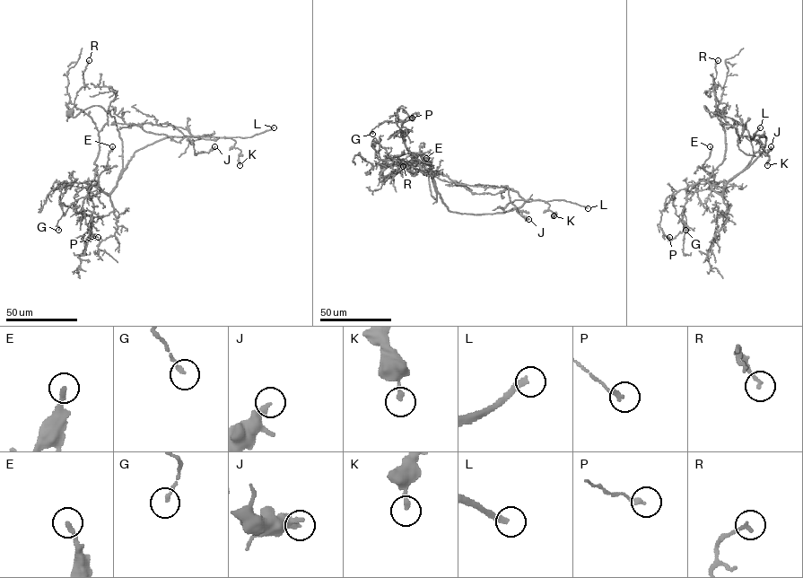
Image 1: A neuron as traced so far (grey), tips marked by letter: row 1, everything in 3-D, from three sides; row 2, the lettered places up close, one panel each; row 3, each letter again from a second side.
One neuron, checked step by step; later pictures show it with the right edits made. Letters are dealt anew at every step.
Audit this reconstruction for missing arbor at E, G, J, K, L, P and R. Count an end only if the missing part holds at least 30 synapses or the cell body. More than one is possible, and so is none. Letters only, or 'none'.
L

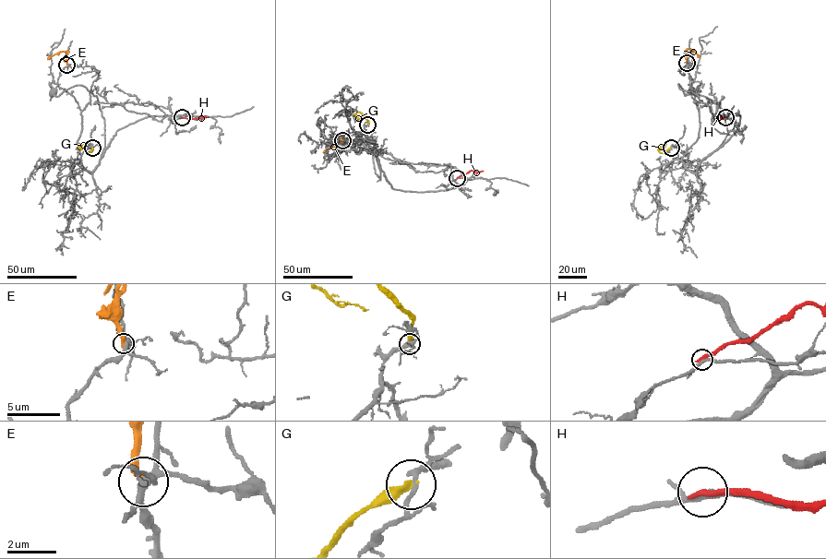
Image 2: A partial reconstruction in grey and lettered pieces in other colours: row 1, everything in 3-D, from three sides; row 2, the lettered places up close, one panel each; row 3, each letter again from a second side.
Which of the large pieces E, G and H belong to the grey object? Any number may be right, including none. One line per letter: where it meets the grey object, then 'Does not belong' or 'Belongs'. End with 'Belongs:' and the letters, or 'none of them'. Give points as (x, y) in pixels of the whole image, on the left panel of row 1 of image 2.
E: Touches grey at (66, 65). Does not belong
G: Touches grey at (92, 148). Does not belong
H: Touches grey at (182, 117). Does not belong
Belongs: none of them

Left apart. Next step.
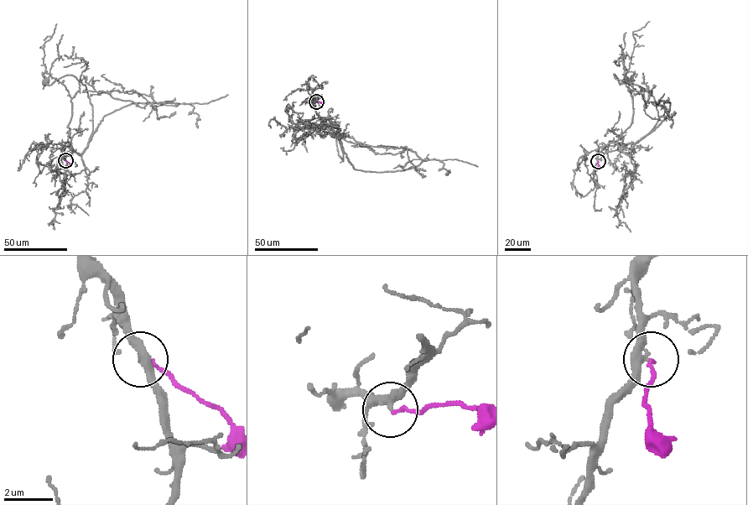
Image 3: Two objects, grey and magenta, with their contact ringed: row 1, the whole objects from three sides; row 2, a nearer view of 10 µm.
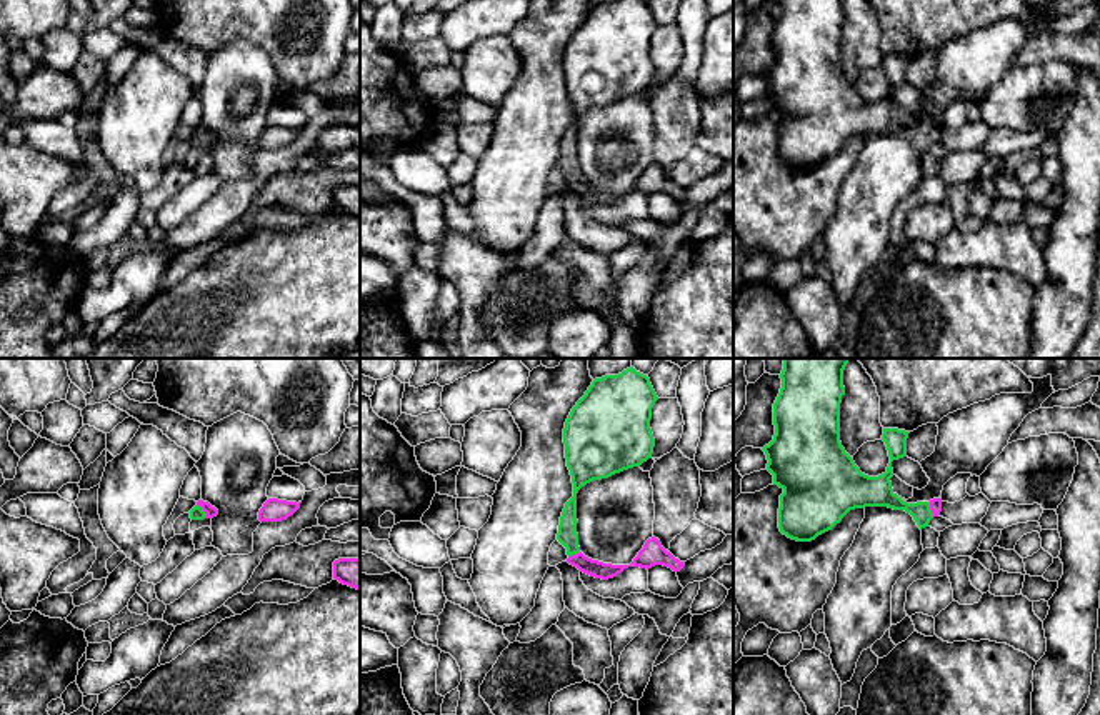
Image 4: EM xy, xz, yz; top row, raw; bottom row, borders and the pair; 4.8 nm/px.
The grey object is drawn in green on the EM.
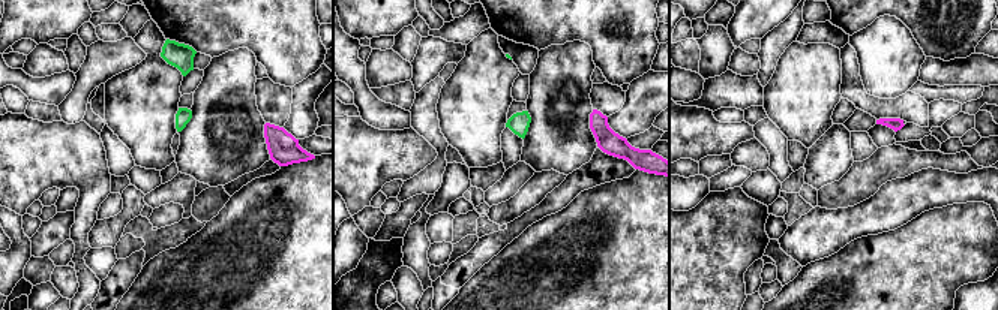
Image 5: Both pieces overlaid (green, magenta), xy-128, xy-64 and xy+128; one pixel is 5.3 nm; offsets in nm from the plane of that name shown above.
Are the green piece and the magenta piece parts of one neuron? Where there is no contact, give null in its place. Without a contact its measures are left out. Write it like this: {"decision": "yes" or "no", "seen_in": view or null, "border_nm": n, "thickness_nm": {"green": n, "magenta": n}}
{"decision": "yes", "seen_in": "xy", "border_nm": 90, "thickness_nm": {"green": 60, "magenta": 50}}

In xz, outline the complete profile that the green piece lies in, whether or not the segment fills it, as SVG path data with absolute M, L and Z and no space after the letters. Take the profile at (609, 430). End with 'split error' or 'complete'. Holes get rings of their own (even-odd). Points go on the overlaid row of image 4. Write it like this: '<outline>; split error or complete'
M633 367L623 370L618 375L605 375L595 378L585 395L572 408L565 428L565 458L567 467L572 475L573 497L565 503L560 517L557 540L567 548L567 562L577 567L580 572L608 580L622 573L628 567L652 568L655 565L663 565L673 572L680 572L685 562L675 558L667 552L660 540L652 537L645 542L643 548L633 558L630 565L612 565L598 560L592 560L580 552L578 533L577 533L577 493L582 487L593 480L608 478L623 470L640 467L643 462L652 458L655 438L650 428L652 408L658 400L650 378Z; split error

